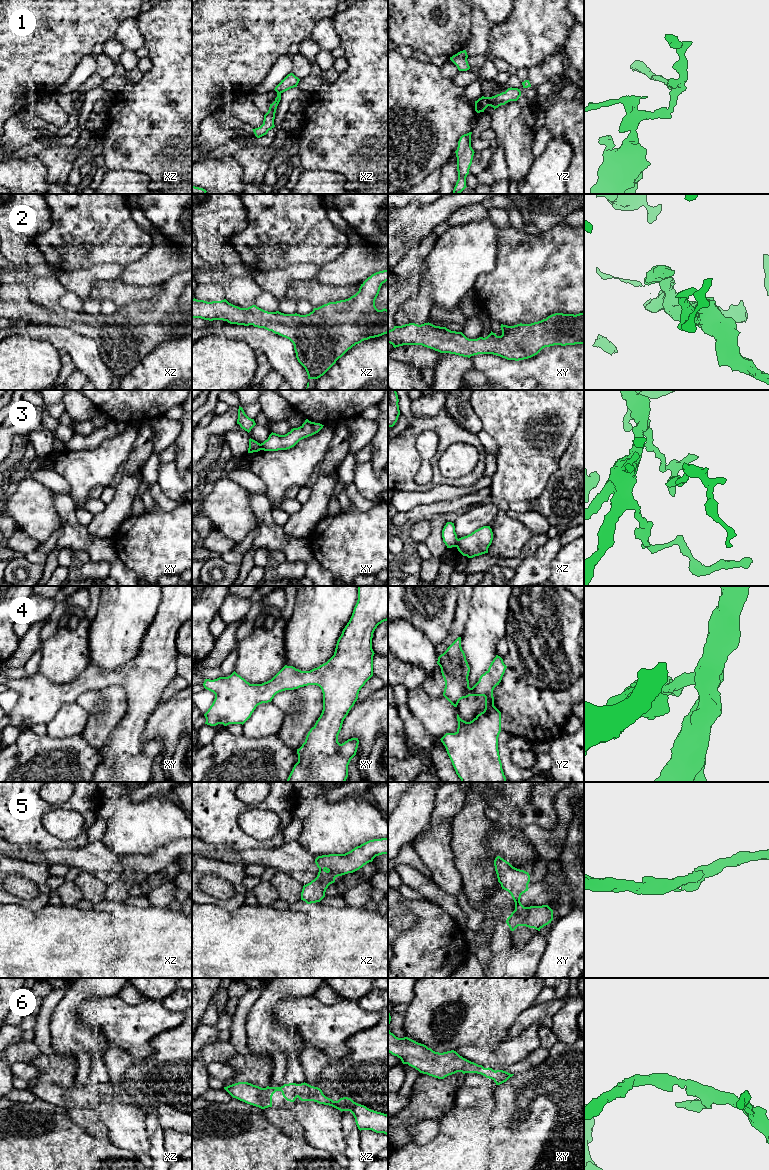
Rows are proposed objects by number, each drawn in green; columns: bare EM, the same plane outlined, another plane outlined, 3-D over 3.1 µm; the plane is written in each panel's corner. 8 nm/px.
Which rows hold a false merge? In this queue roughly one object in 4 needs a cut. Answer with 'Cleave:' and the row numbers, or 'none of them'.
Cleave: 3, 5

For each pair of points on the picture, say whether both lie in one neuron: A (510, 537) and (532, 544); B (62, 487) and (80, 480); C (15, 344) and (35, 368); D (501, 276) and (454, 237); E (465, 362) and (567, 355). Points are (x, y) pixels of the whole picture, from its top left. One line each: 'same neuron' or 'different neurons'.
A: different neurons
B: different neurons
C: same neuron
D: different neurons
E: different neurons

